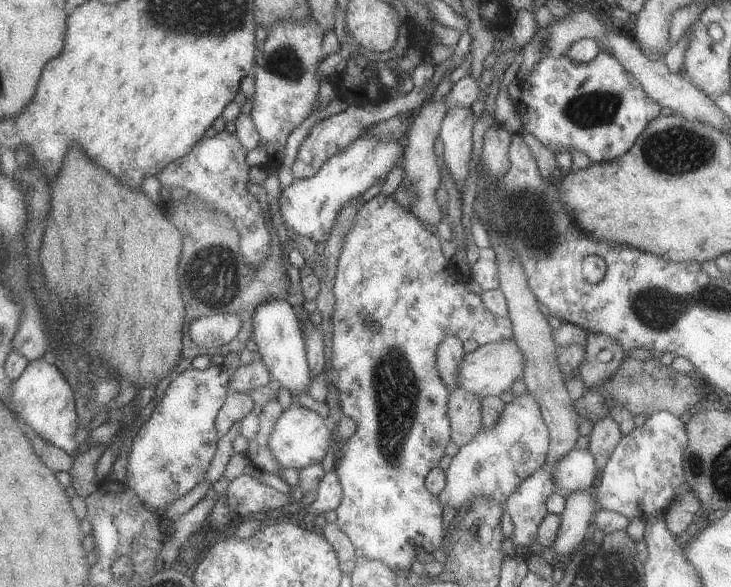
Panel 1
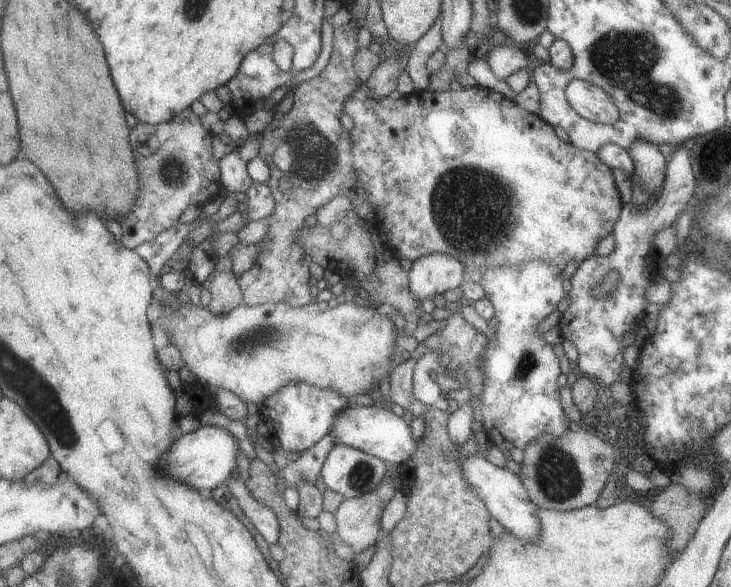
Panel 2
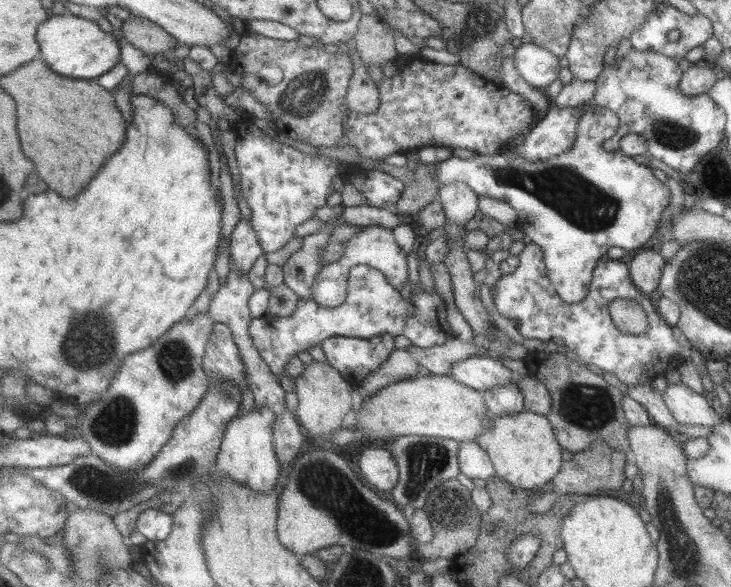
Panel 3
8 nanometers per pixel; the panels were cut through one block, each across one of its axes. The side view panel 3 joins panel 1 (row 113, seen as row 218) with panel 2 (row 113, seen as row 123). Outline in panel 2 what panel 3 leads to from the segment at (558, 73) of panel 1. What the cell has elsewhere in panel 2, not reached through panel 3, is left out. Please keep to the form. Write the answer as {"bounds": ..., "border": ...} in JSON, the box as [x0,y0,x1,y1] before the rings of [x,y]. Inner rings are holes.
{"bounds":[565,80,619,126],"border":[[[571,80],[567,84],[565,94],[567,94],[567,102],[571,104],[571,108],[589,122],[613,126],[619,120],[619,110],[613,98],[605,90],[589,82]]]}

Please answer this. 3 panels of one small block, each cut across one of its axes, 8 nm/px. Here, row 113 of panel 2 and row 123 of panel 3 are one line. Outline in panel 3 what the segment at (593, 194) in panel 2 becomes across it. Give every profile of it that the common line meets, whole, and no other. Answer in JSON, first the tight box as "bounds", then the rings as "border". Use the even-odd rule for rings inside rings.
{"bounds":[335,58,535,164],"border":[[[415,58],[395,78],[385,78],[379,90],[383,100],[379,112],[377,114],[351,112],[351,116],[345,122],[345,128],[347,128],[345,138],[335,144],[337,150],[345,150],[345,146],[351,146],[359,152],[361,160],[367,158],[379,164],[387,162],[387,156],[409,154],[425,146],[467,148],[473,154],[495,154],[501,150],[501,146],[507,146],[511,138],[515,138],[523,128],[527,128],[535,120],[535,110],[531,108],[529,100],[503,88],[501,84],[483,80],[471,68],[465,68],[459,64],[445,66],[445,64],[435,64],[423,58]]]}

